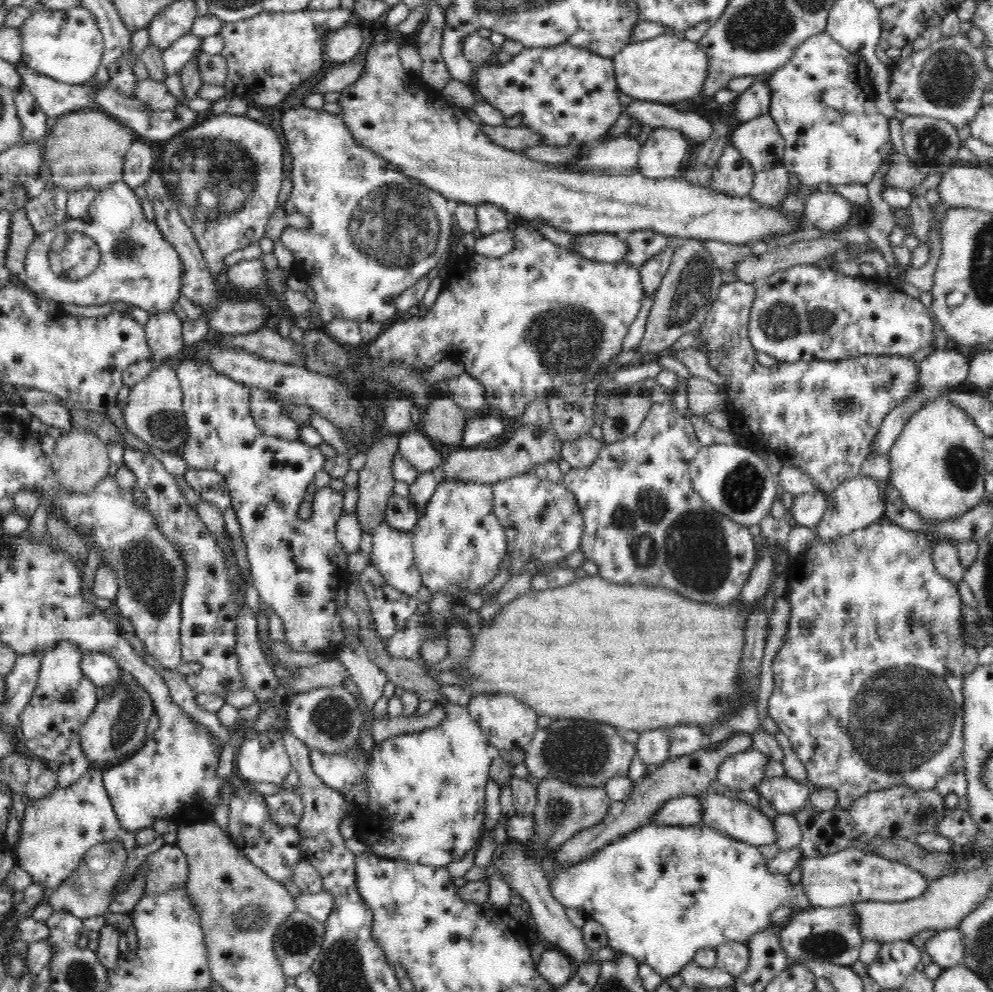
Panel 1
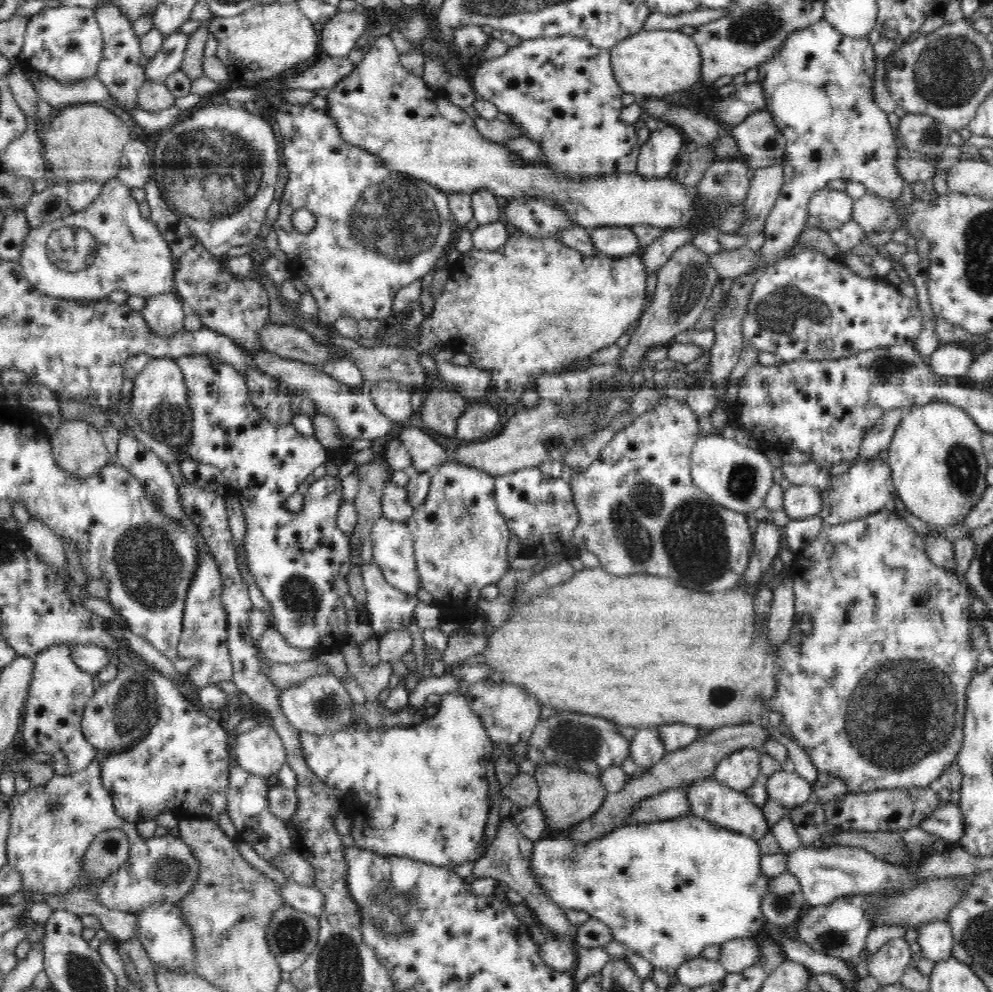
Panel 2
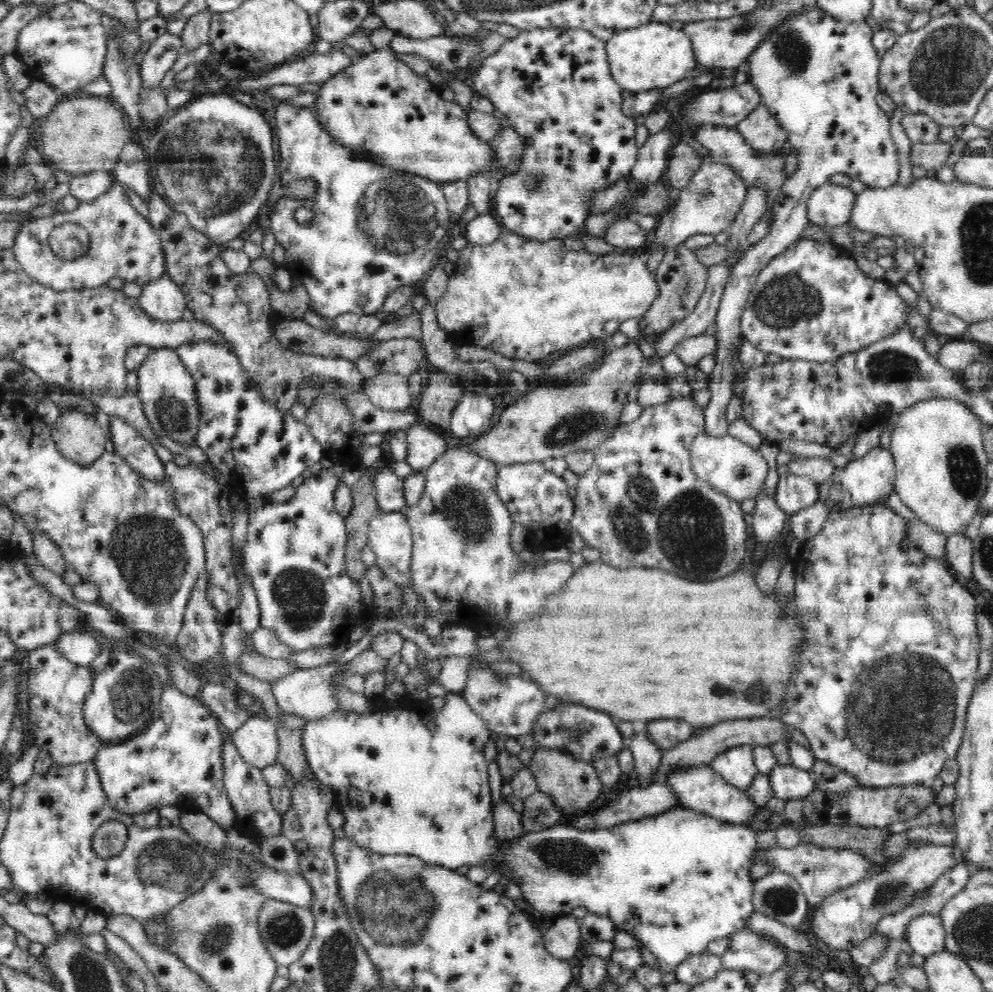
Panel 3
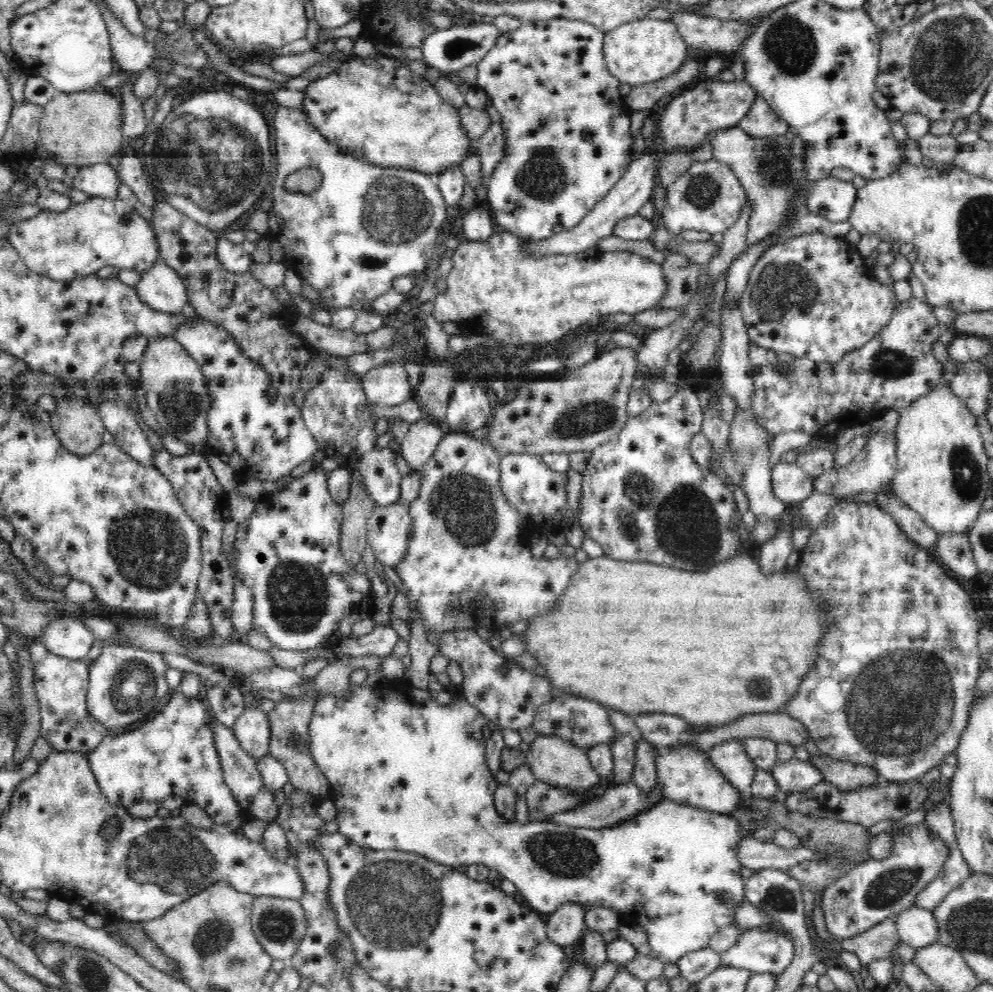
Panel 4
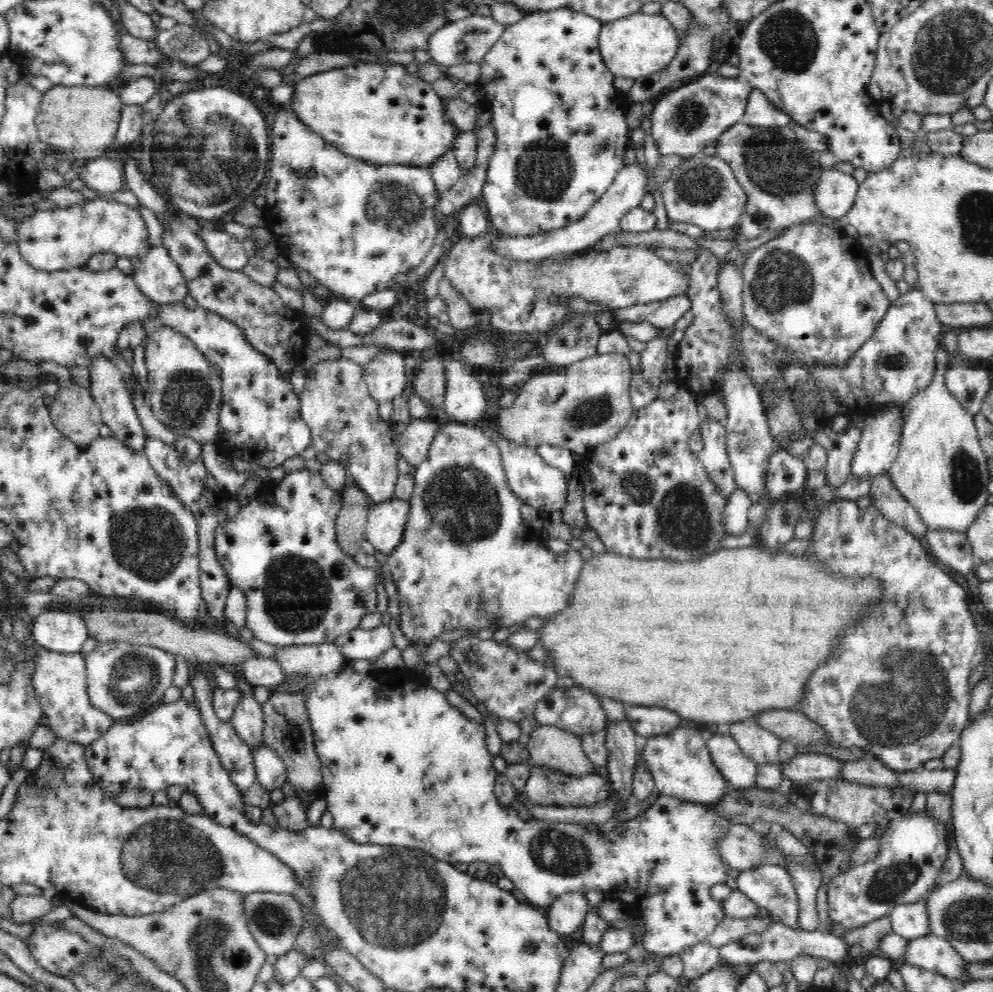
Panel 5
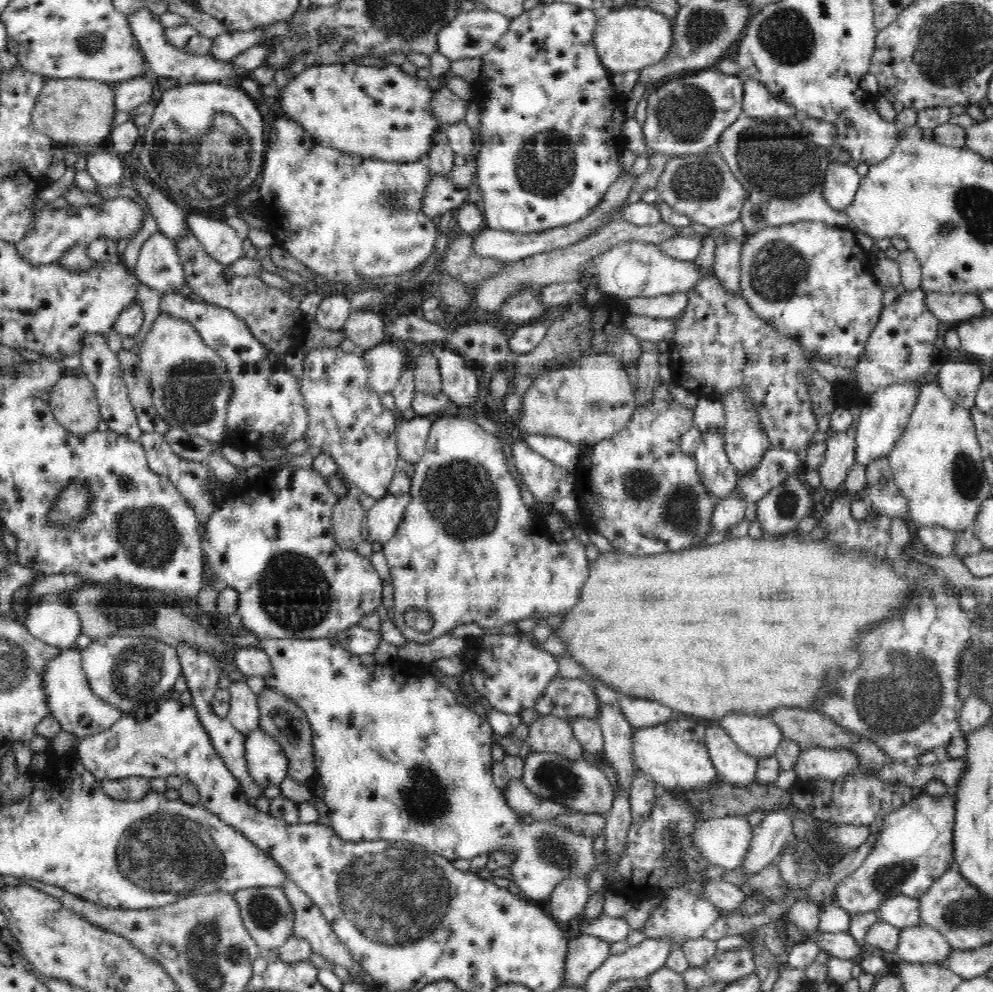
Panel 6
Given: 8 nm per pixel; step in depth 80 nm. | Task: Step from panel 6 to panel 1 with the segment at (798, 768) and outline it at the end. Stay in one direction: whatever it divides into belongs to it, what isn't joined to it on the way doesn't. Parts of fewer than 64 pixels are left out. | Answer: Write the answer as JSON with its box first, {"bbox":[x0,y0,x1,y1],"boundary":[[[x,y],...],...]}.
{"bbox":[756,775,810,814],"boundary":[[[786,775],[775,776],[770,780],[764,778],[756,791],[765,806],[770,806],[779,814],[793,814],[804,808],[808,803],[810,790],[804,783],[798,782]]]}

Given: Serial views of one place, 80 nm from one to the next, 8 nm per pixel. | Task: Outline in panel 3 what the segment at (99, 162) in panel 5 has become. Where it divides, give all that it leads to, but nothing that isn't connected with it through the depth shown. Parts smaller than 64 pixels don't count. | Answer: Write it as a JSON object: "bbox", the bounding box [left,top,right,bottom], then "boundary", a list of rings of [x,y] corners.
{"bbox":[69,170,114,204],"boundary":[[[95,170],[75,176],[69,182],[69,190],[80,204],[86,204],[109,192],[113,182],[114,176],[108,171]]]}

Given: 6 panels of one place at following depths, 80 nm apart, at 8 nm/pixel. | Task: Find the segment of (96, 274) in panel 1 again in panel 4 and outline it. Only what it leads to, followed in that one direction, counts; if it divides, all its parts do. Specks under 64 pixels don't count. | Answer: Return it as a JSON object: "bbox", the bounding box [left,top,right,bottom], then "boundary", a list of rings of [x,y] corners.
{"bbox":[7,197,161,281],"boundary":[[[94,197],[64,211],[42,210],[30,219],[12,224],[7,239],[30,271],[56,281],[69,281],[88,275],[96,277],[96,272],[108,265],[118,268],[118,272],[123,268],[129,268],[141,275],[161,258],[154,246],[155,236],[154,228],[150,227],[150,223],[133,208],[131,202],[124,202],[118,197]]]}

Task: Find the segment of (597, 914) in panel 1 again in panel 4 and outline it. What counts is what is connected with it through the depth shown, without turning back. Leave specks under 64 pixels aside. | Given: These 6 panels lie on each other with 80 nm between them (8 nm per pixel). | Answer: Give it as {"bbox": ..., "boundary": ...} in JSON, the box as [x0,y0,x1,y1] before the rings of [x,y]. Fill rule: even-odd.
{"bbox":[309,682,752,964],"boundary":[[[366,682],[360,686],[350,685],[350,692],[344,697],[334,697],[320,694],[315,702],[313,715],[309,724],[310,731],[310,753],[316,761],[320,771],[324,773],[326,780],[330,783],[331,801],[336,805],[338,814],[336,822],[340,834],[353,840],[358,846],[367,847],[374,851],[397,850],[404,852],[418,853],[434,862],[457,868],[462,864],[484,864],[490,869],[498,871],[501,876],[513,882],[518,893],[528,901],[528,904],[544,916],[554,912],[561,904],[572,902],[589,902],[593,906],[610,907],[618,913],[618,916],[628,916],[632,924],[637,922],[643,927],[647,934],[648,944],[651,948],[651,956],[662,961],[664,964],[677,963],[688,951],[695,951],[699,948],[709,946],[710,939],[722,928],[735,923],[735,906],[745,898],[744,880],[740,876],[740,869],[743,865],[737,859],[735,848],[746,836],[752,835],[752,830],[742,828],[736,819],[724,814],[709,812],[709,810],[684,805],[672,800],[662,799],[658,804],[648,809],[648,812],[639,814],[636,818],[629,819],[624,823],[612,827],[574,828],[563,826],[552,822],[530,822],[507,820],[499,814],[495,805],[495,790],[497,787],[496,777],[492,775],[486,763],[485,740],[482,731],[487,726],[492,726],[489,720],[480,712],[480,709],[473,707],[466,698],[454,697],[454,710],[450,706],[439,704],[434,698],[426,702],[418,702],[412,694],[410,696],[372,696],[373,688],[369,688]],[[725,891],[731,896],[727,901],[718,899],[718,892]]]}

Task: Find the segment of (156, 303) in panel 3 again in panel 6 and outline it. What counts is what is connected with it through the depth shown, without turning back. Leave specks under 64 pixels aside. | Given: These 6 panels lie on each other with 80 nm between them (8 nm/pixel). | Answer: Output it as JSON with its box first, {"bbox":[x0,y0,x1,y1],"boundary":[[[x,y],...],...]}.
{"bbox":[131,230,186,296],"boundary":[[[160,230],[143,243],[135,268],[131,271],[138,280],[156,289],[162,296],[177,293],[186,283],[176,245]]]}

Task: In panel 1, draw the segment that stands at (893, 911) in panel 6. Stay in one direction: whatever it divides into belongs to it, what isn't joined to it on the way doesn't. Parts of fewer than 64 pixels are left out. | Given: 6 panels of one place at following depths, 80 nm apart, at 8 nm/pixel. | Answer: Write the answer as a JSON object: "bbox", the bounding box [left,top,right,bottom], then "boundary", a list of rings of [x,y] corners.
{"bbox":[924,929,964,968],"boundary":[[[942,929],[925,942],[924,950],[942,968],[962,965],[964,946],[958,929]]]}

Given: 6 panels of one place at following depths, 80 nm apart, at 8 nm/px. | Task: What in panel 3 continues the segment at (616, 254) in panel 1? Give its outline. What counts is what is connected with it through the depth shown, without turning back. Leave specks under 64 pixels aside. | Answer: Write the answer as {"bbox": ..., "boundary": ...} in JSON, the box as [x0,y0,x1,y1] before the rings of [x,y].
{"bbox":[601,218,651,252],"boundary":[[[626,218],[612,222],[601,238],[615,248],[625,248],[633,252],[634,249],[646,247],[651,237],[632,218]]]}

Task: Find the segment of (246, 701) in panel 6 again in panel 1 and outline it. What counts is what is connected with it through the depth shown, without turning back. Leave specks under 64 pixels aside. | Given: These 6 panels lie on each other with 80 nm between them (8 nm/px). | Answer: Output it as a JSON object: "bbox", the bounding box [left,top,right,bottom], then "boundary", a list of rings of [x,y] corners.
{"bbox":[235,731,292,784],"boundary":[[[262,731],[256,733],[254,738],[245,738],[235,753],[236,768],[242,774],[242,778],[252,782],[271,782],[282,784],[288,772],[292,768],[289,754],[285,749],[282,737],[278,731]]]}

